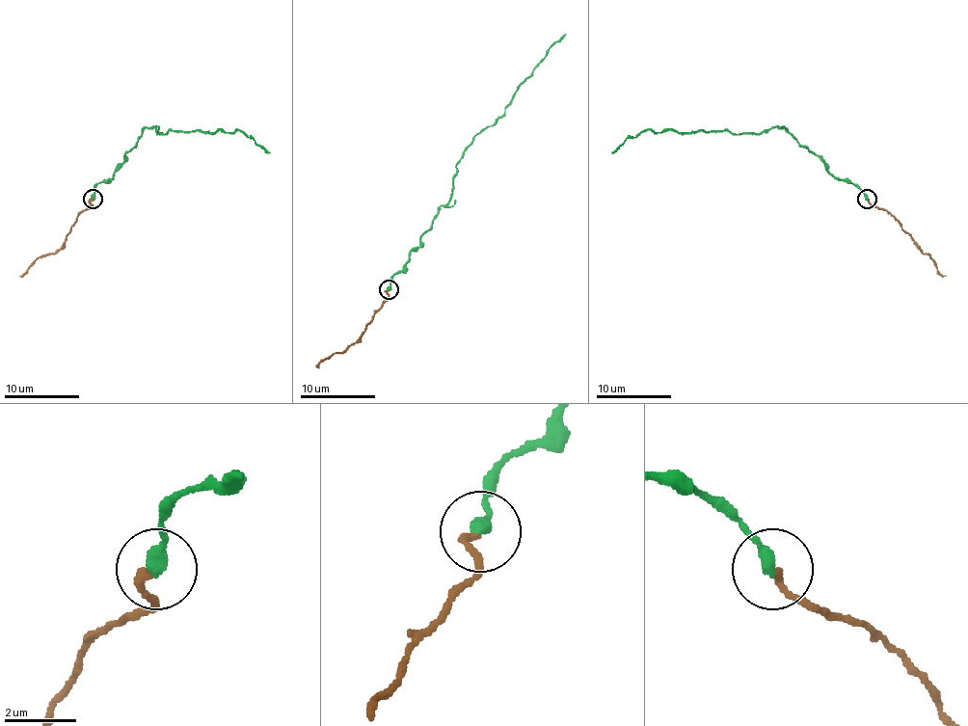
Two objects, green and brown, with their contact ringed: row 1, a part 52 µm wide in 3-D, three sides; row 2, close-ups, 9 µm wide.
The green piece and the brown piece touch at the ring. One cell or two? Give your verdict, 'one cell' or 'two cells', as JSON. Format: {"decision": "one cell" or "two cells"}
{"decision": "one cell"}

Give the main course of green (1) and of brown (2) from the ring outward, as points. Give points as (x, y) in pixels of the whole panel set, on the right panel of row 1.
1: (868, 200), (846, 180), (836, 178), (822, 162), (778, 126), (759, 134), (643, 130), (611, 152)
2: (868, 200), (884, 208), (914, 244), (929, 255), (936, 270), (946, 276)

